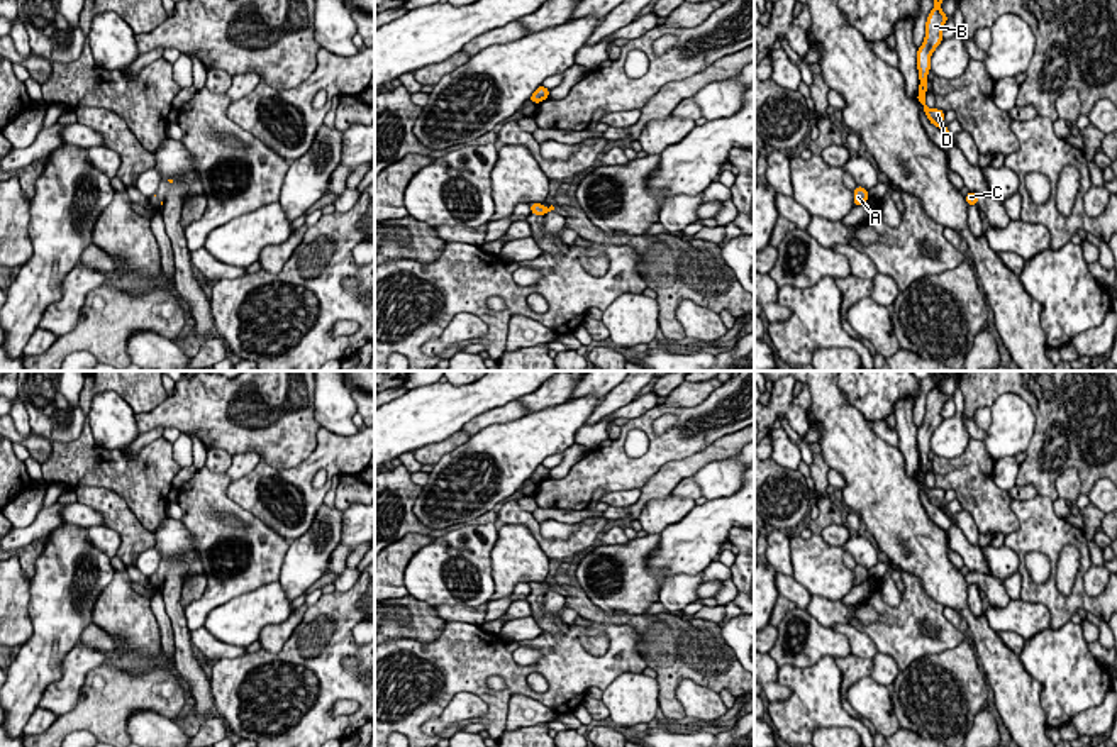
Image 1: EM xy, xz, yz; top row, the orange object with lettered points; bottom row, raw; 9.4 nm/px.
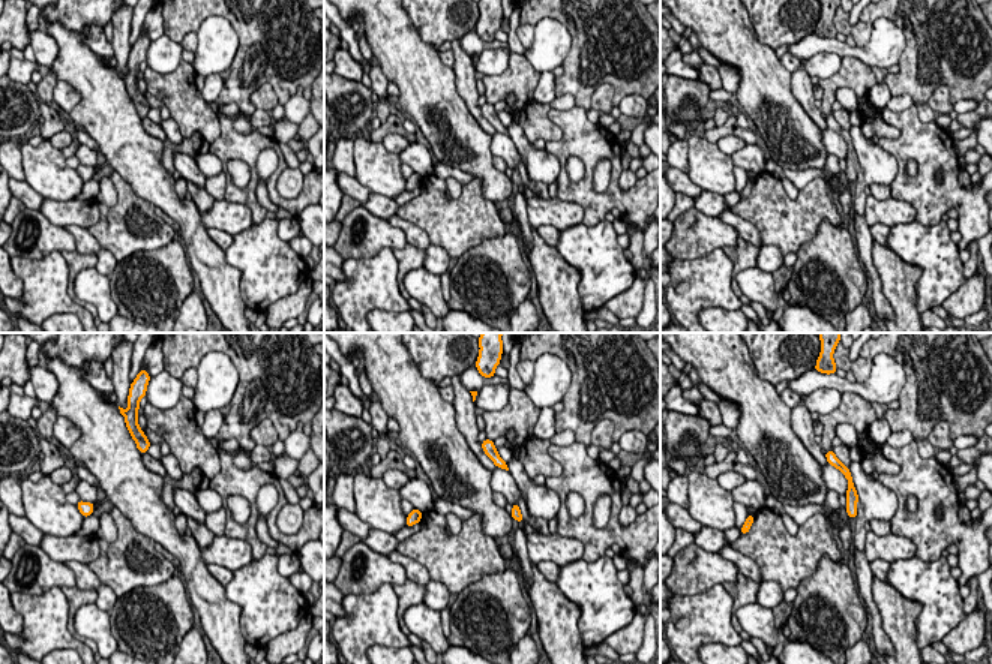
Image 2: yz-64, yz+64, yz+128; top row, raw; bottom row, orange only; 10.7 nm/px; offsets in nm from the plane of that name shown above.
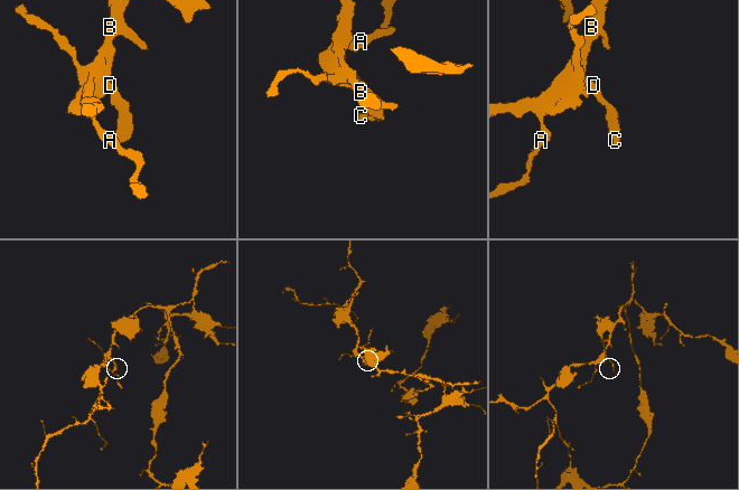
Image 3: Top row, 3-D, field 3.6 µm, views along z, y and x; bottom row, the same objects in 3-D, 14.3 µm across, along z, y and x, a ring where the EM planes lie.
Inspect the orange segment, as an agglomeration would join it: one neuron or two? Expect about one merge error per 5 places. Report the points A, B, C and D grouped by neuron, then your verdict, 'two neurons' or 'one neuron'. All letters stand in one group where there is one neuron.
groups A B C D; one neuron

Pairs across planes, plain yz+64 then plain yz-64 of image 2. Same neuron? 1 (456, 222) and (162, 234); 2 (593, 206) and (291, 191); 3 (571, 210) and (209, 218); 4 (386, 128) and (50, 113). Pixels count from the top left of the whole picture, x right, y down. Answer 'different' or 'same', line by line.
1: same
2: different
3: same
4: same

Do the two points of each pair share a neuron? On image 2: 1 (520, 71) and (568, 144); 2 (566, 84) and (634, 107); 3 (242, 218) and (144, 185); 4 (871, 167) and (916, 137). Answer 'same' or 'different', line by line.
1: different
2: different
3: different
4: different

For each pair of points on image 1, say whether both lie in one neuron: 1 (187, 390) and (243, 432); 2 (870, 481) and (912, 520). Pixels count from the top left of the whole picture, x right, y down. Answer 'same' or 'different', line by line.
1: same
2: same

